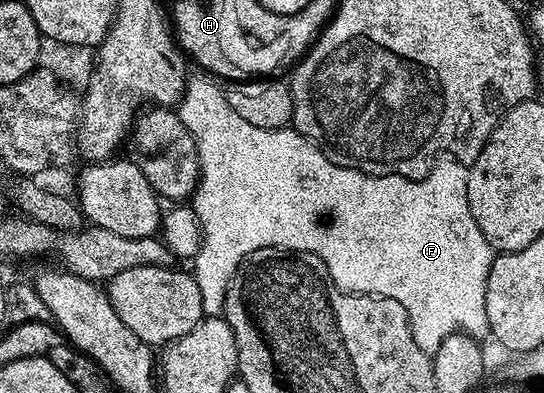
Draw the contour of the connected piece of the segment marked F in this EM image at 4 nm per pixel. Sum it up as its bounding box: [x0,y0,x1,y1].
[178,73,494,353]

